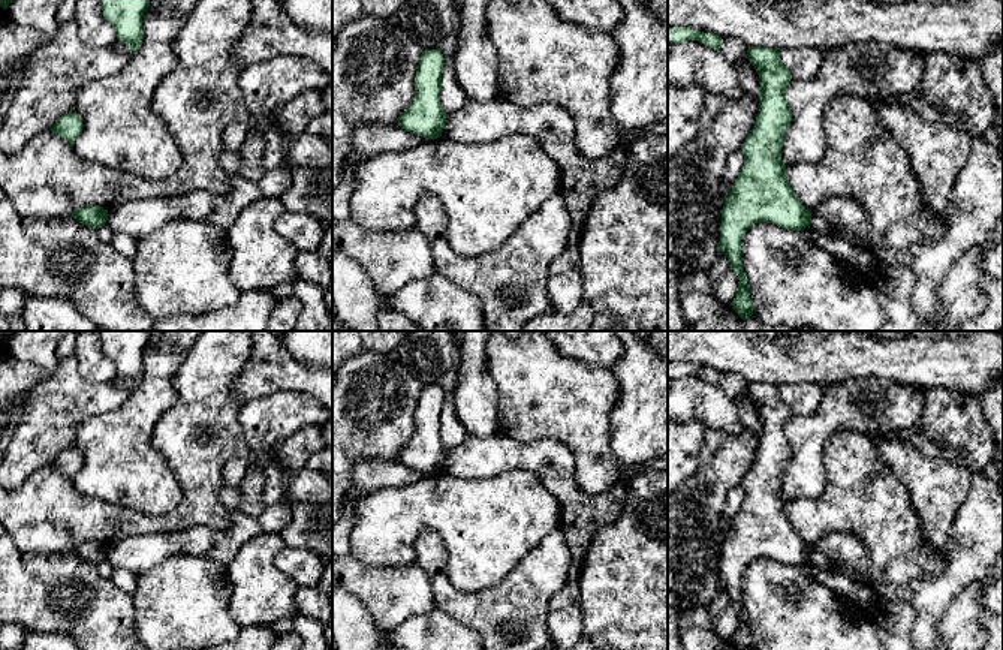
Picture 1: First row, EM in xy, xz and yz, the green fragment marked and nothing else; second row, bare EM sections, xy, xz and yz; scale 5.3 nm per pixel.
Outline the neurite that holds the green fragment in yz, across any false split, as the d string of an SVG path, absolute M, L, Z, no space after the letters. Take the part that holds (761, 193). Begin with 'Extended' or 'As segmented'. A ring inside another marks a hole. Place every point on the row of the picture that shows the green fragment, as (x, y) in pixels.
As segmented. M747 49L747 58L759 73L759 114L740 150L744 154L743 169L722 208L719 250L726 255L738 276L738 289L731 306L743 321L753 315L741 259L743 235L759 222L789 231L802 231L811 222L811 213L789 186L781 160L783 135L792 120L784 90L792 75L781 63L778 49Z

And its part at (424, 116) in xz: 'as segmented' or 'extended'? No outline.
as segmented

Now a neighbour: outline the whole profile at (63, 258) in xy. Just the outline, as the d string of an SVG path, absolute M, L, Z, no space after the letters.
M0 186L0 289L63 298L103 331L153 331L154 318L136 300L132 259L75 217L31 219L15 211Z

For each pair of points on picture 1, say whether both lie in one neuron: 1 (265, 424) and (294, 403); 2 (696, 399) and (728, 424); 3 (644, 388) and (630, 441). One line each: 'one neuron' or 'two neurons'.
1: one neuron
2: one neuron
3: one neuron

